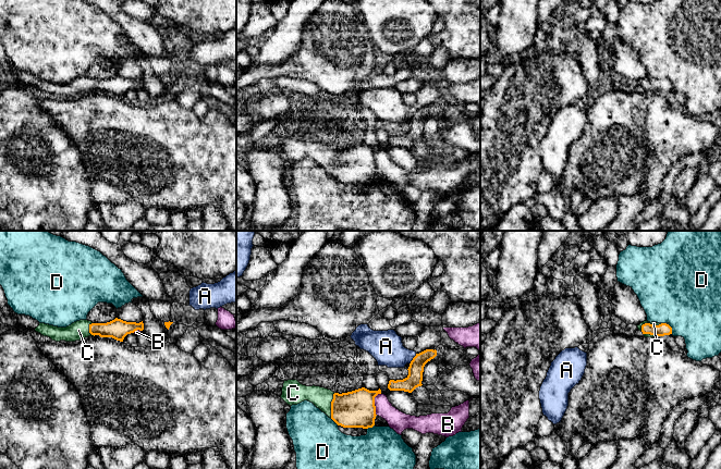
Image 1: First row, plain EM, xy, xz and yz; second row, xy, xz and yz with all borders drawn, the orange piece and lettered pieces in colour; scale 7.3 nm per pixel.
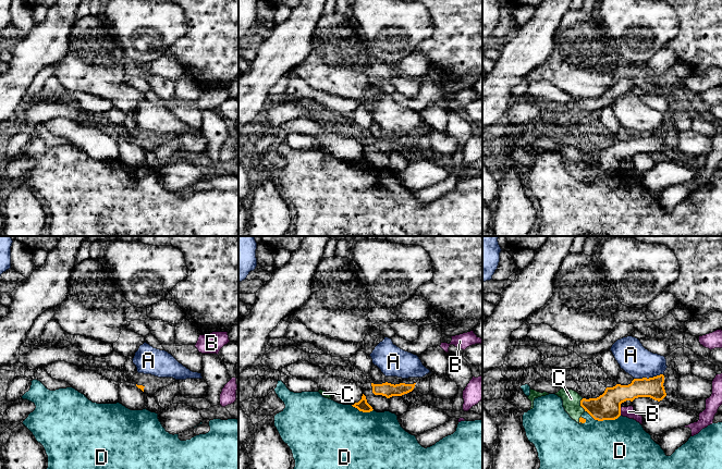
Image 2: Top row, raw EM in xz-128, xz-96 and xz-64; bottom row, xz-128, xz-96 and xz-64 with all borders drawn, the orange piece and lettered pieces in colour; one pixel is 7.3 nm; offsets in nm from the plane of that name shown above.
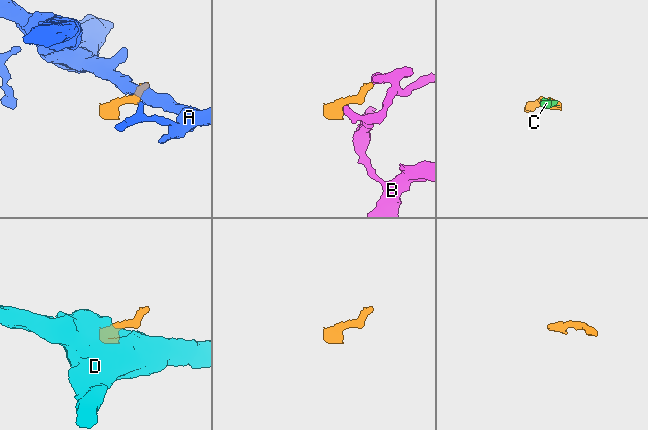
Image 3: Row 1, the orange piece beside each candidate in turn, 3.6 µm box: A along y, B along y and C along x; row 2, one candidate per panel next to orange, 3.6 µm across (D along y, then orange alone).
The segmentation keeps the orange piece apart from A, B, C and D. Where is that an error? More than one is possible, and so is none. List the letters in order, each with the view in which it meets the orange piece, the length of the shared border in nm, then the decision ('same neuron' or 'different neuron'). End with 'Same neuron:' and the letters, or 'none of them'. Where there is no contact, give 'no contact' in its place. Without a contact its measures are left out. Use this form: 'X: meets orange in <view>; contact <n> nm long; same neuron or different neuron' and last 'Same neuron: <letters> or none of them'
A: meets orange in xz; contact 90 nm long; different neuron
B: meets orange in xz; contact 170 nm long; different neuron
C: meets orange in xz; contact 190 nm long; same neuron
D: meets orange in yz; contact 80 nm long; different neuron
Same neuron: C

